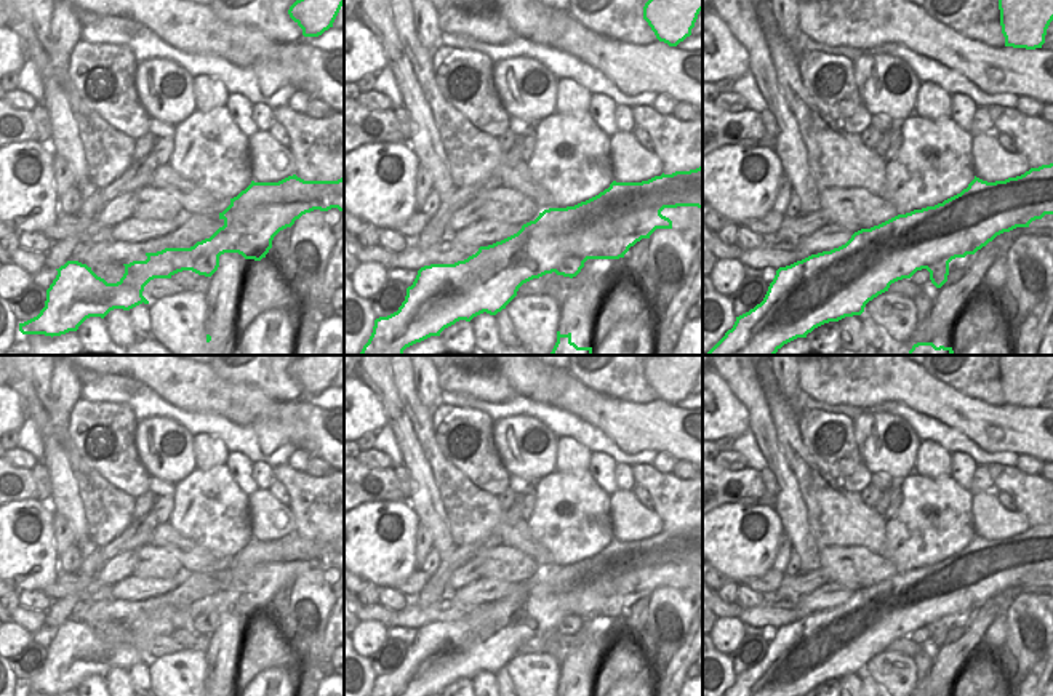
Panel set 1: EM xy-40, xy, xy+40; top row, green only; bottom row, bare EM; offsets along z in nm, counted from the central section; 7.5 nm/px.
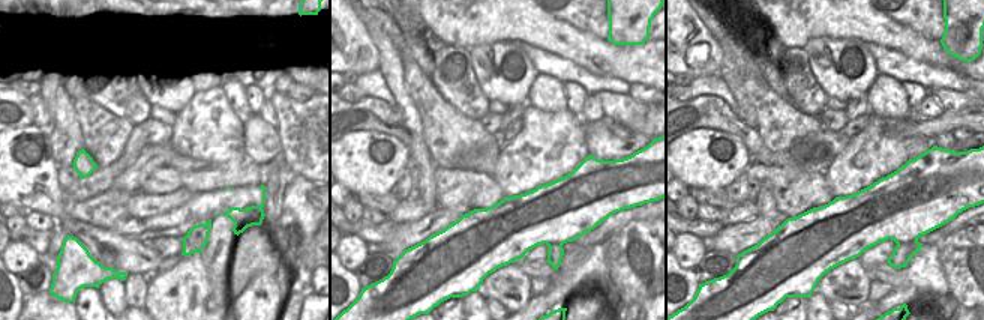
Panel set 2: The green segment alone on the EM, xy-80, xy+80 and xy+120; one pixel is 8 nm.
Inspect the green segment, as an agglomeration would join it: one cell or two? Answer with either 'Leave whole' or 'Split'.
Split.

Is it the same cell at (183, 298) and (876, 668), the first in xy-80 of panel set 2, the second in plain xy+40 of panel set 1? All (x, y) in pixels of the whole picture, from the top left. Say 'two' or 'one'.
one

